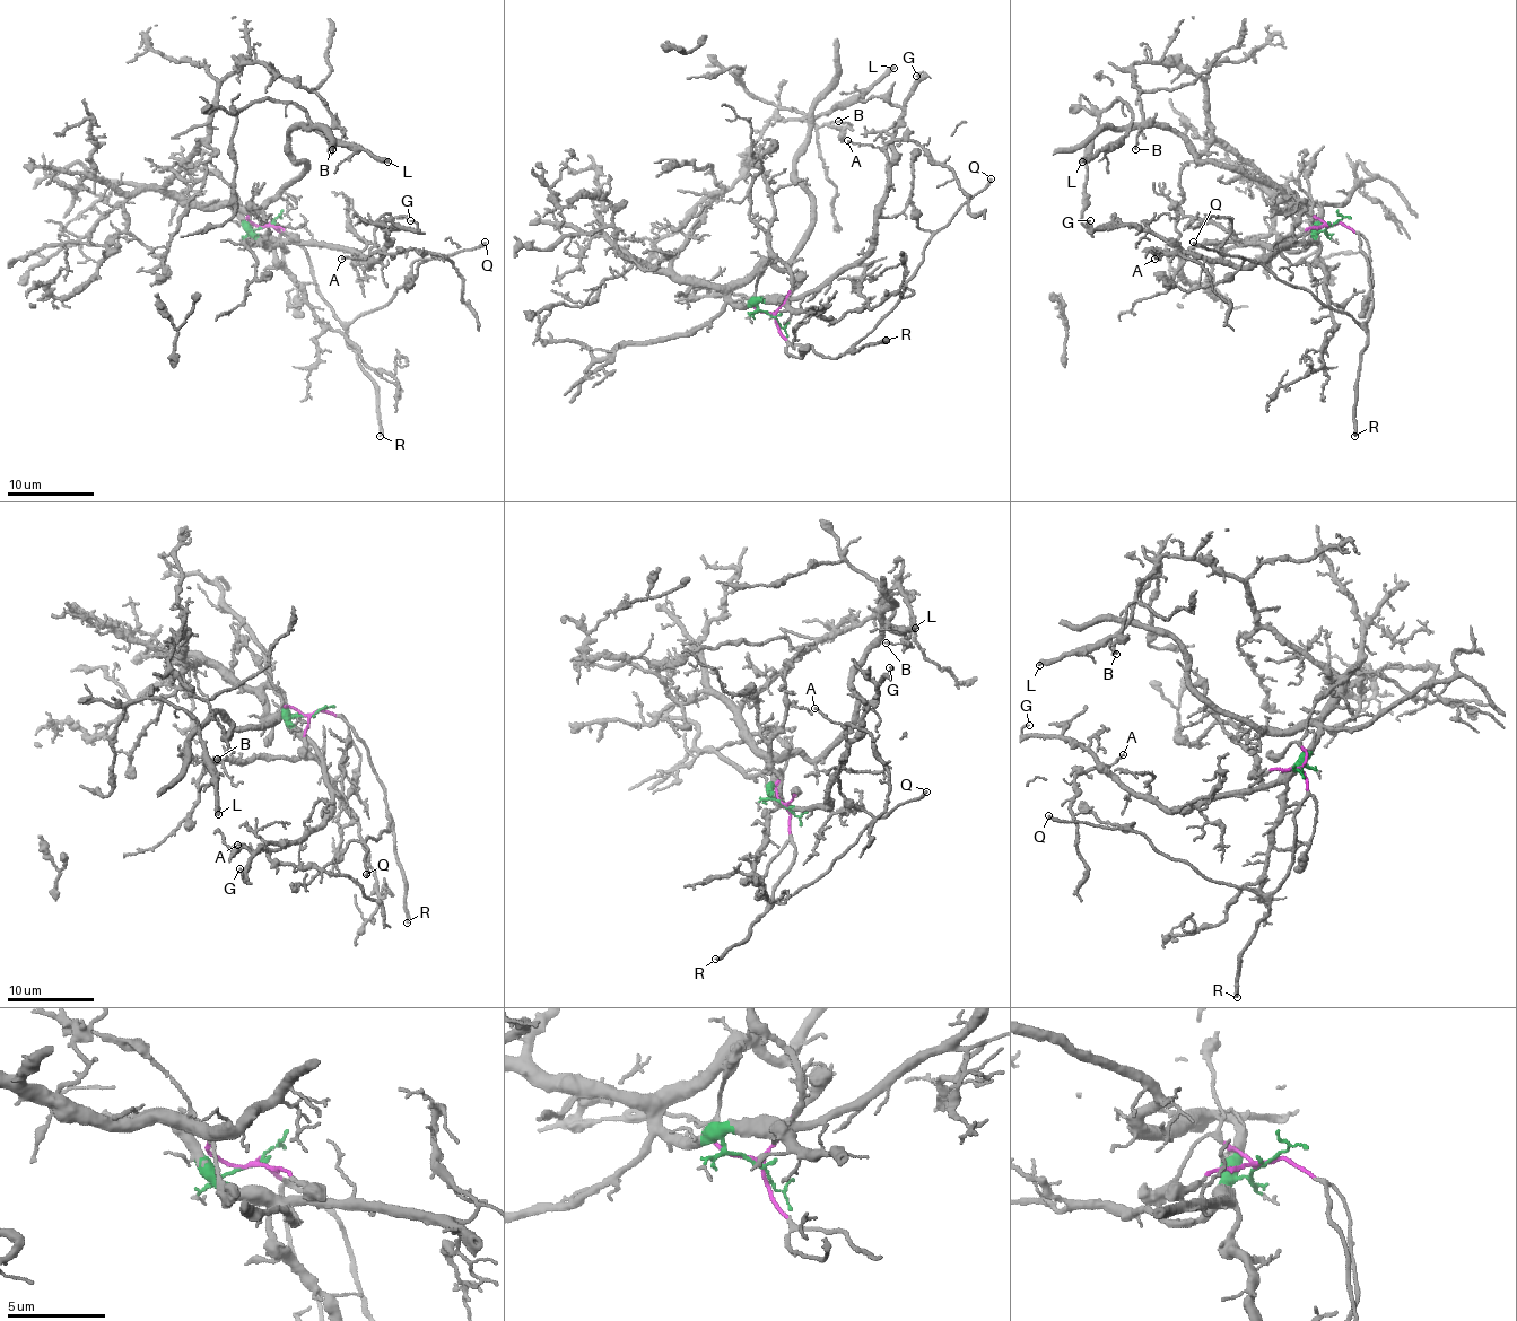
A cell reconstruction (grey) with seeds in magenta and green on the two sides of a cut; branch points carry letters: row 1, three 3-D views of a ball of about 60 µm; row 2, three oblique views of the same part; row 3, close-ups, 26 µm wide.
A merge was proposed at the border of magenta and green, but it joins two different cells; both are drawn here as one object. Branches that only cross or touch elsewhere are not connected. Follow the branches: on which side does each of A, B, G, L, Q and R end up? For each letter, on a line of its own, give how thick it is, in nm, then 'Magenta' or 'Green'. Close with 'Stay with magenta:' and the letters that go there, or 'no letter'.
A: Thickness 110 nm. Green
B: Thickness 110 nm. Green
G: Thickness 110 nm. Green
L: Thickness 440 nm. Green
Q: Thickness 190 nm. Magenta
R: Thickness 260 nm. Magenta
Stay with magenta: Q, R

